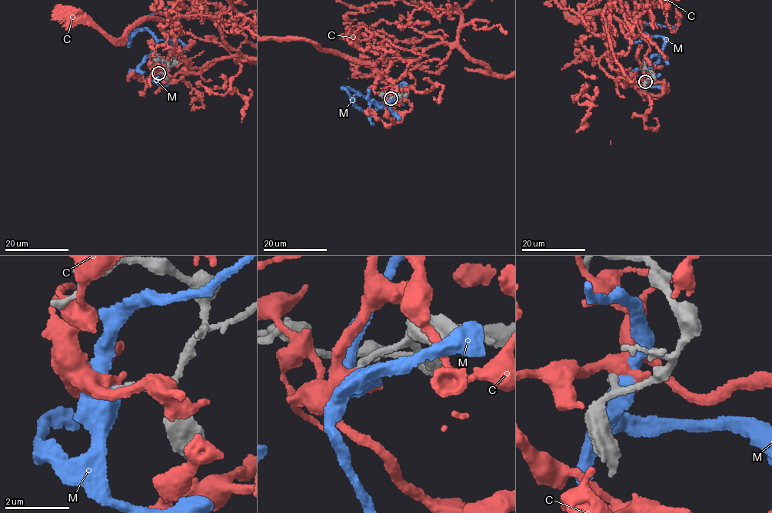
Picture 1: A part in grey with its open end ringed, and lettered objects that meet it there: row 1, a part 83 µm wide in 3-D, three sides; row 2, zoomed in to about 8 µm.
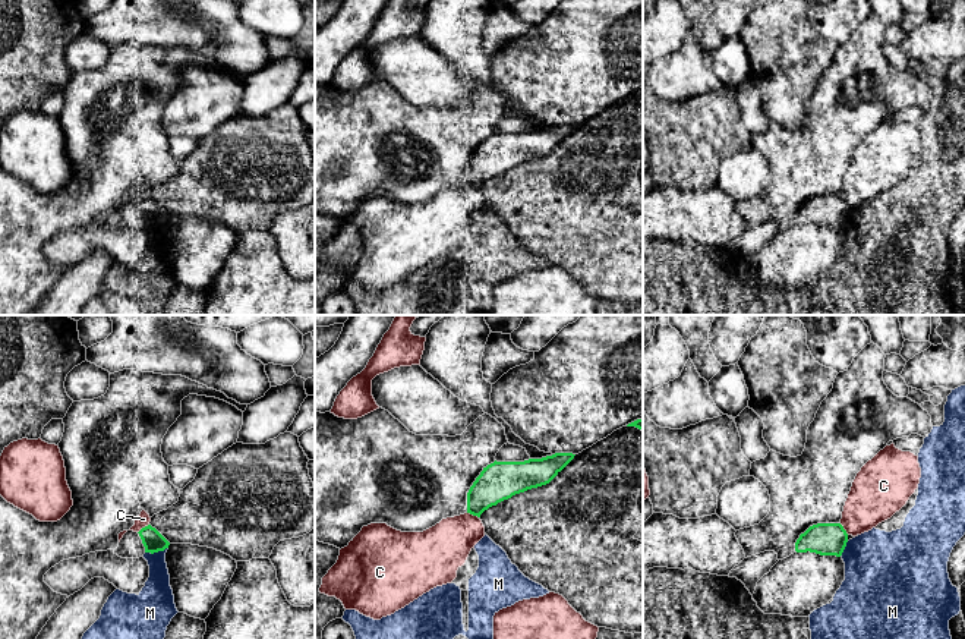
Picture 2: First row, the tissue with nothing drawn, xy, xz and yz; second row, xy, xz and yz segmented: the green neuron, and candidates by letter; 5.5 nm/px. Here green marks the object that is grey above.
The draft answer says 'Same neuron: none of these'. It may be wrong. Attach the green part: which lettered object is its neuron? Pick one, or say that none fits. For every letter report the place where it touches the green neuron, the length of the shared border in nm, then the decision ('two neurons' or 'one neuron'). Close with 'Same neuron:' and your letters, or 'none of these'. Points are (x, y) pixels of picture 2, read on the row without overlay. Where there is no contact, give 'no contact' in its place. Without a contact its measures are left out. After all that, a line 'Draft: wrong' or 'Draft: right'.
C: meets green in xy at (142, 200); contact 80 nm long; two neurons
M: meets green in xy at (155, 223); contact 130 nm long; two neurons
Same neuron: none of these
Draft: right

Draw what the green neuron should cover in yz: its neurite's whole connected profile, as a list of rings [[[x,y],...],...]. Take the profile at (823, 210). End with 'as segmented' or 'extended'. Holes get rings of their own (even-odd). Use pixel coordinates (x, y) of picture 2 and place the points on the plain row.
[[[817,195],[800,207],[795,223],[841,229],[846,214],[848,205],[841,195]]]; as segmented

